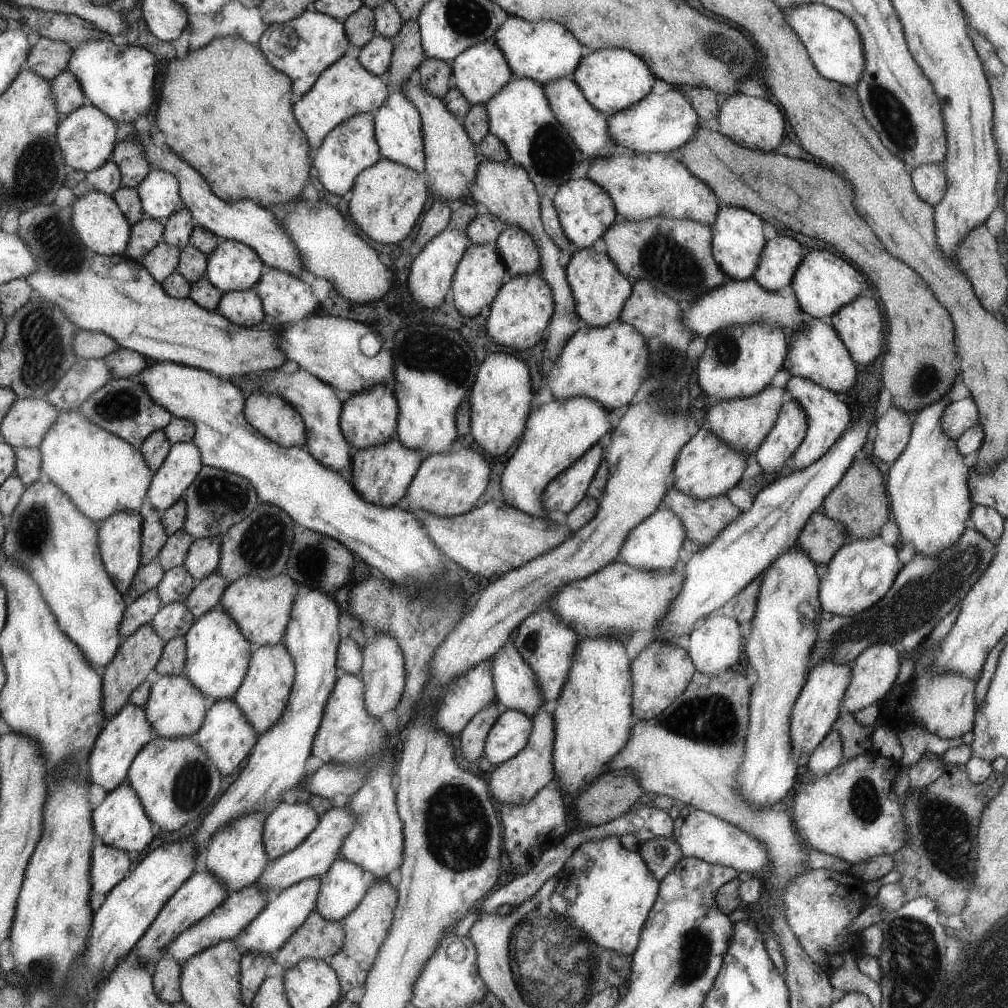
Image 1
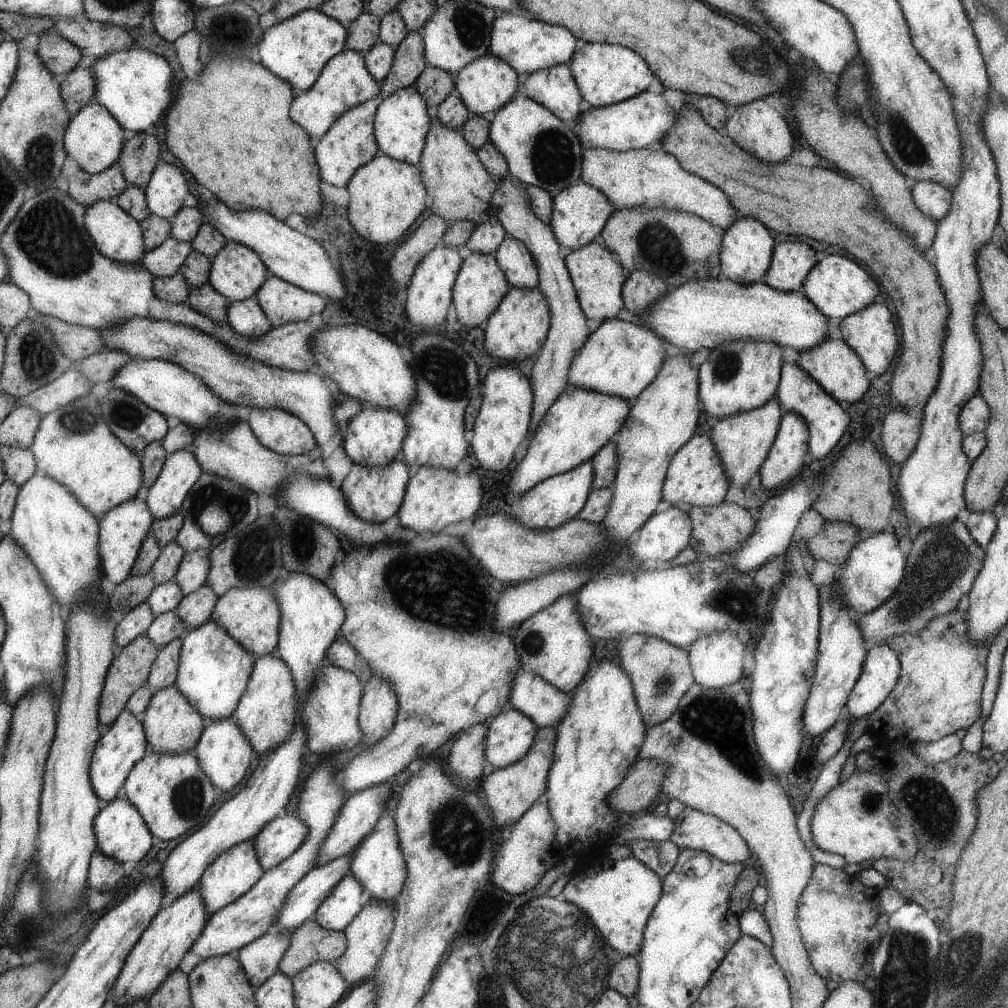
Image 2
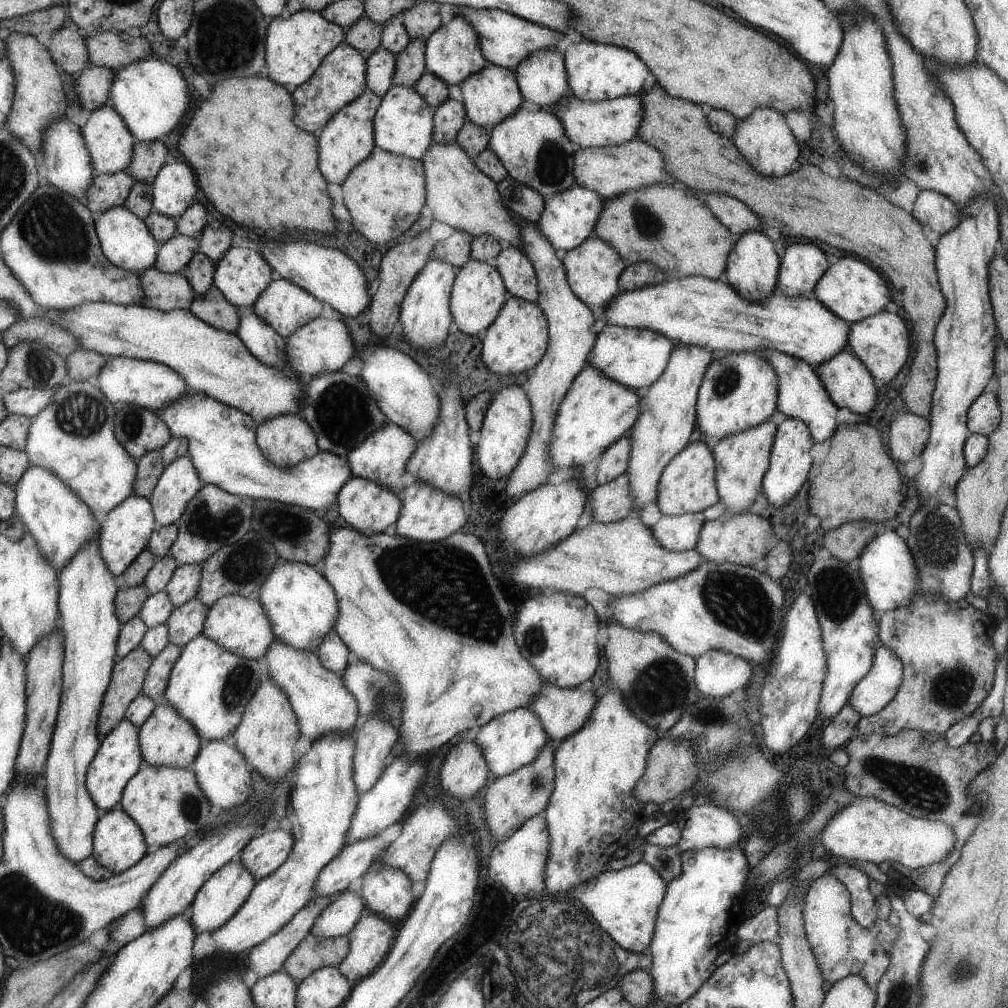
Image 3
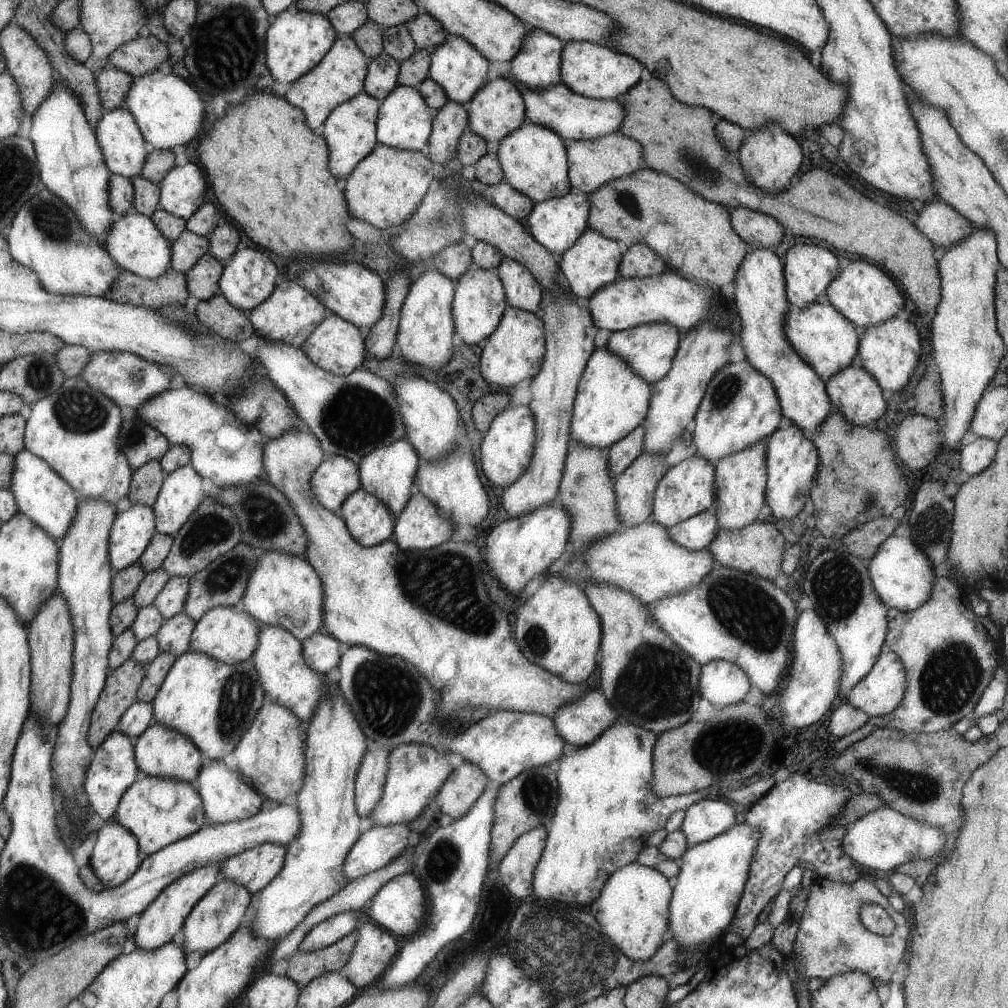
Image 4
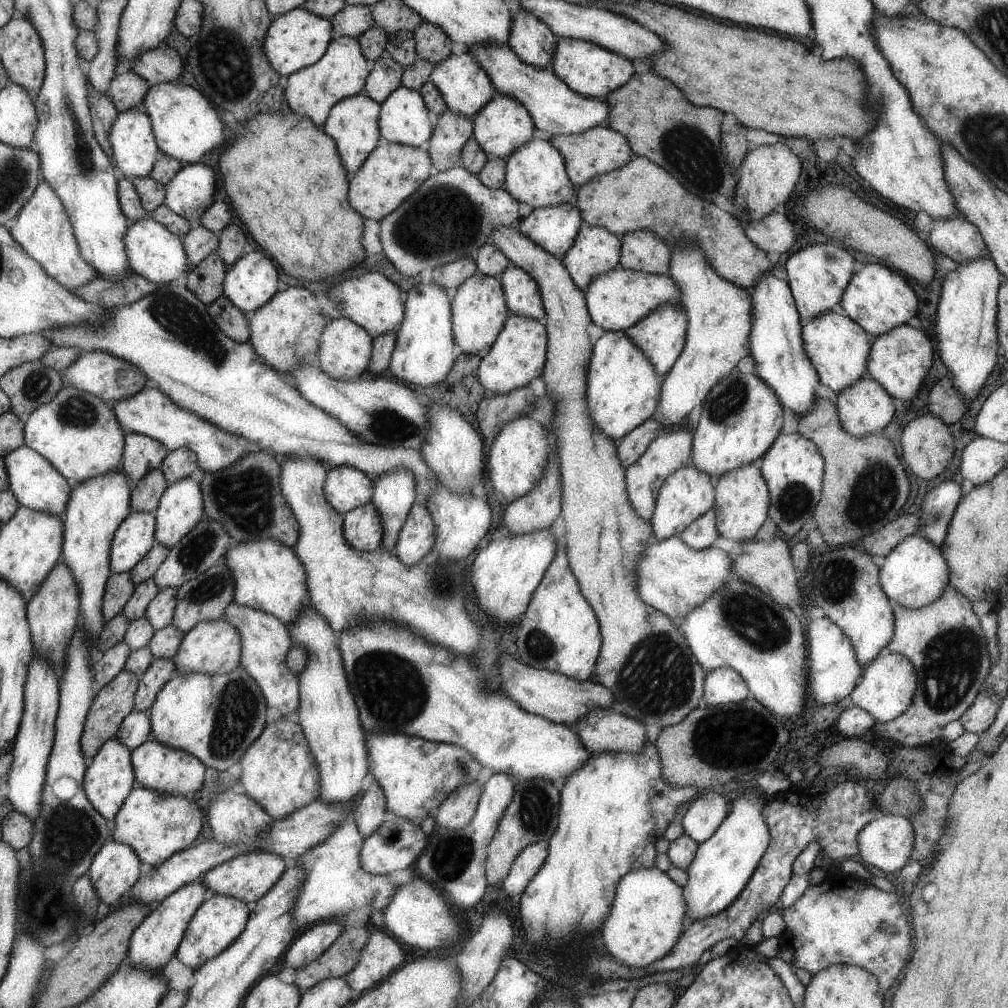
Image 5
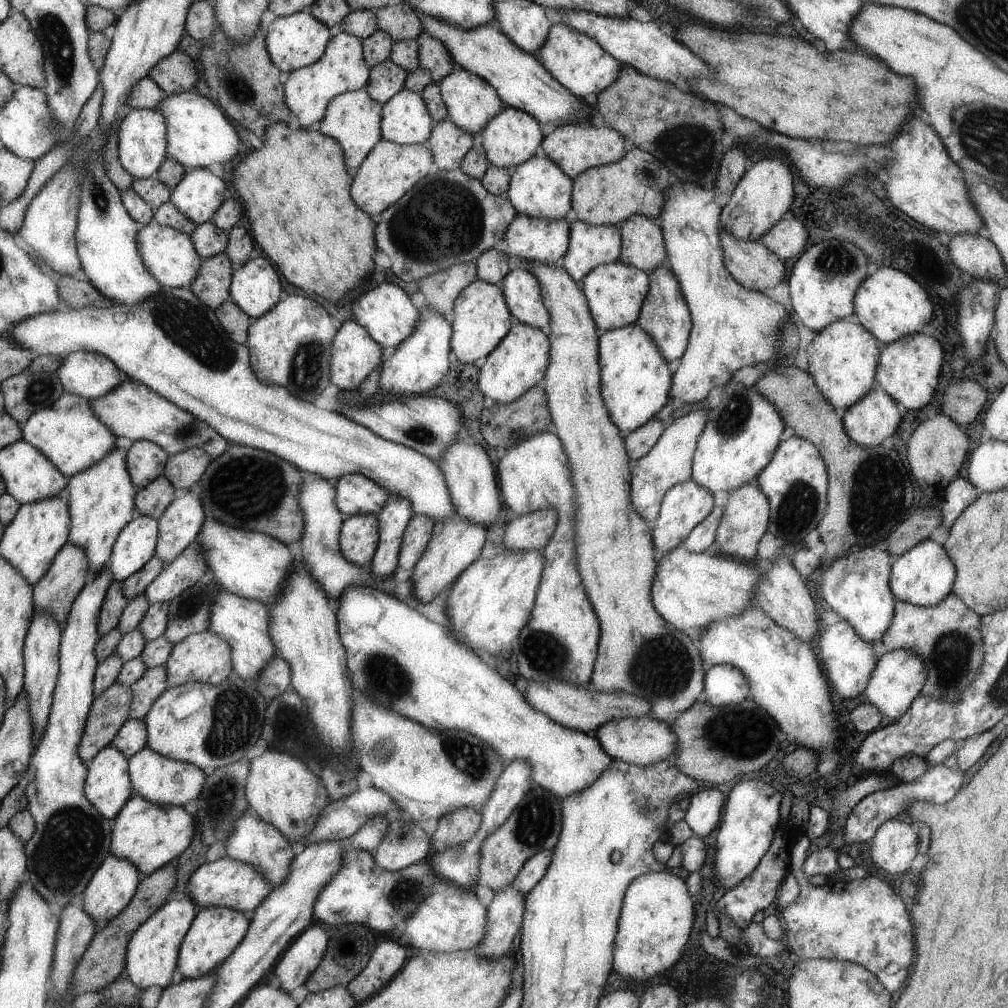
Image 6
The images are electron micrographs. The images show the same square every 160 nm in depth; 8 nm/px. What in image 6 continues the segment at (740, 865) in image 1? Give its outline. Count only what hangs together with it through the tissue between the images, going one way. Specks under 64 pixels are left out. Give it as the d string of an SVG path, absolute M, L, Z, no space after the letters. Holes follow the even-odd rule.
M702 785L689 797L690 804L684 820L694 834L703 838L718 827L718 822L722 820L724 794L718 787Z

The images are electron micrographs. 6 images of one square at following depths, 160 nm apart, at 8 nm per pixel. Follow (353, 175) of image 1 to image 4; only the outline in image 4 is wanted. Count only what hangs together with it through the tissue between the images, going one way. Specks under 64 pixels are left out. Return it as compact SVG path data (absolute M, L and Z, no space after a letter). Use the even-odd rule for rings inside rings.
M362 92L354 98L339 104L330 114L322 126L321 133L329 146L330 168L337 179L348 178L375 146L378 144L377 122L381 102L372 95Z

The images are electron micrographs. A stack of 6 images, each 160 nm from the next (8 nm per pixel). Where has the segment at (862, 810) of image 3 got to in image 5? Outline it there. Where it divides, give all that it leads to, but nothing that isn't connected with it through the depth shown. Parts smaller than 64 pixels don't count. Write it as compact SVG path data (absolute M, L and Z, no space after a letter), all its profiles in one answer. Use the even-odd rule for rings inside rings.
M883 813L877 814L872 822L864 826L857 839L860 860L864 862L864 865L876 866L878 870L890 874L890 872L902 870L910 862L915 832L908 818L902 815Z

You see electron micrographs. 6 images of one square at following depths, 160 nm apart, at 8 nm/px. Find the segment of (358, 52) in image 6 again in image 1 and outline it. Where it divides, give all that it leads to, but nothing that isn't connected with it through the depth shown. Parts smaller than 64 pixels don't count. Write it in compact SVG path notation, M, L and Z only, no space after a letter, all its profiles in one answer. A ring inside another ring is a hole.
M349 52L330 68L324 69L310 92L296 101L295 115L312 148L315 149L323 144L327 134L340 123L358 113L374 114L386 102L390 93L391 88L382 82L379 75L373 75L367 67L364 67L355 52Z

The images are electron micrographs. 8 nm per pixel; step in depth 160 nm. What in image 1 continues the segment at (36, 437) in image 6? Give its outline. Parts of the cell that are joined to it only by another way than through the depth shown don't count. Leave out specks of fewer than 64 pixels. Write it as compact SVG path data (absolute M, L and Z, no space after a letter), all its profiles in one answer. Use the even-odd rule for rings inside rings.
M78 409L59 413L38 448L42 479L64 490L72 502L97 524L122 511L139 512L154 476L143 453L118 435L90 422Z

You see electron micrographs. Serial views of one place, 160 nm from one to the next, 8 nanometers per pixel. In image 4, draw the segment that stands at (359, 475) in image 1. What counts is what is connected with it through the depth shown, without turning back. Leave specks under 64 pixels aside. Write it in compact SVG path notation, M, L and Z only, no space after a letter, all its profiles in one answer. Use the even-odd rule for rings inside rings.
M363 488L347 498L340 512L348 530L363 547L373 547L388 541L395 530L396 517L380 499Z

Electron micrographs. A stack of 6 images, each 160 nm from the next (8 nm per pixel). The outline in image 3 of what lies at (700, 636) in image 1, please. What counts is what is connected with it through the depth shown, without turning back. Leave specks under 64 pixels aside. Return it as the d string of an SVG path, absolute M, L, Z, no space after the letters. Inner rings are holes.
M711 650L695 658L695 682L704 697L723 699L744 688L752 678L750 661Z

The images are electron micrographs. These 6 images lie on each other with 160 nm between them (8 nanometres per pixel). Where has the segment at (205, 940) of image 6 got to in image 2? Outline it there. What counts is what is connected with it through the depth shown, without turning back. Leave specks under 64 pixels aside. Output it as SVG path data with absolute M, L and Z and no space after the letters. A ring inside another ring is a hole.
M253 840L243 842L242 845L236 845L232 849L225 851L202 874L197 886L203 896L203 903L207 907L208 916L218 913L220 909L231 905L243 894L246 894L256 884L256 881L263 877L263 874L264 870L260 866Z

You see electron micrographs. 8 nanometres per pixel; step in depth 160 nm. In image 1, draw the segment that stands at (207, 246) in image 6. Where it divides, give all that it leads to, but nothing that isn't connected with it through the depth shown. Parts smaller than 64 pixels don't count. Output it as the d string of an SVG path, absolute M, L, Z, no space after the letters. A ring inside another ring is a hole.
M162 241L140 262L149 270L152 278L162 284L172 273L176 272L182 258L182 248Z

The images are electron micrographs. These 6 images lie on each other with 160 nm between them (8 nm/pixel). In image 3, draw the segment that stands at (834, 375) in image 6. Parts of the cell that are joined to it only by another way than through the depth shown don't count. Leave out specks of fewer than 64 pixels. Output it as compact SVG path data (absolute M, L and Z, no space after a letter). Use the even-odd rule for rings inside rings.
M690 275L682 278L667 279L654 286L624 291L621 290L604 308L601 316L608 325L618 325L633 329L648 329L666 335L678 345L696 345L721 352L758 352L762 349L774 349L784 354L802 359L816 368L834 358L848 348L851 326L839 315L813 297L788 297L782 292L774 292L756 303L748 302L735 287L718 279Z

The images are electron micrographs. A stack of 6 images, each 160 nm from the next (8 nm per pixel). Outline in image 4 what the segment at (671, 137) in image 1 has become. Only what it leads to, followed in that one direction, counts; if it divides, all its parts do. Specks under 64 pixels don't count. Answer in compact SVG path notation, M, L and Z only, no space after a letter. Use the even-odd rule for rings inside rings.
M506 74L505 77L511 83L515 83L523 95L523 101L526 103L526 120L552 129L565 142L592 140L605 134L615 133L622 125L625 110L616 99L609 101L589 99L584 95L577 95L562 82L532 90L511 74Z

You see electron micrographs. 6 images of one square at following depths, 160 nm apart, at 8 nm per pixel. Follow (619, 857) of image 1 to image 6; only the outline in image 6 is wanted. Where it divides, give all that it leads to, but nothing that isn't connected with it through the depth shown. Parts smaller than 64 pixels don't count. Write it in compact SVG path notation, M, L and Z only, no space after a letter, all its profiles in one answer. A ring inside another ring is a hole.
M664 869L635 878L623 898L614 948L614 970L624 980L636 982L636 986L670 970L686 950L694 928L692 924L694 898L686 890L681 876L674 876Z

